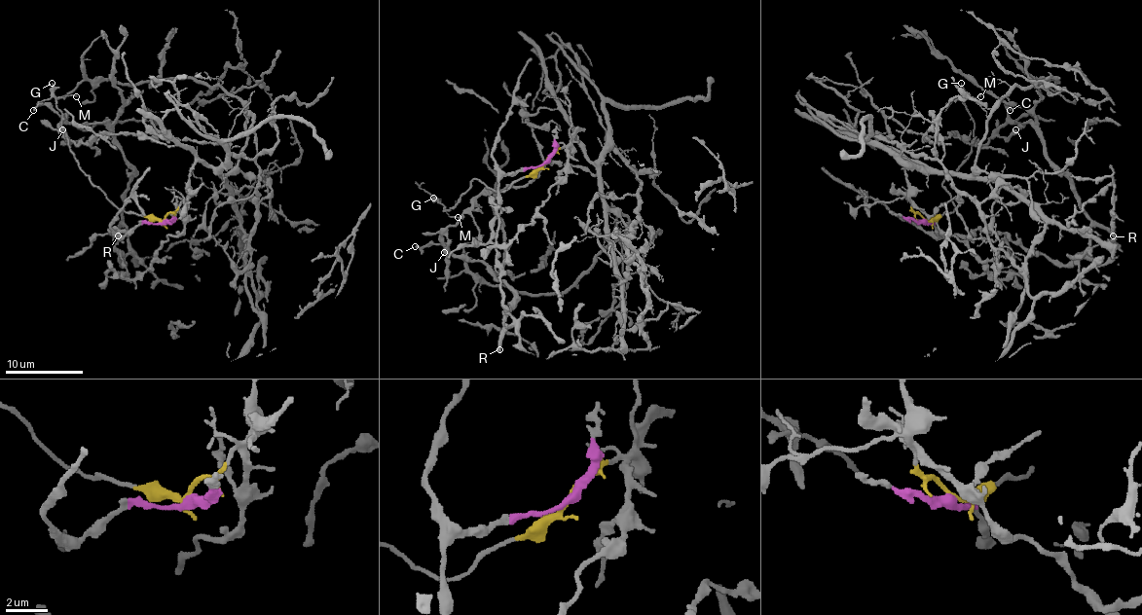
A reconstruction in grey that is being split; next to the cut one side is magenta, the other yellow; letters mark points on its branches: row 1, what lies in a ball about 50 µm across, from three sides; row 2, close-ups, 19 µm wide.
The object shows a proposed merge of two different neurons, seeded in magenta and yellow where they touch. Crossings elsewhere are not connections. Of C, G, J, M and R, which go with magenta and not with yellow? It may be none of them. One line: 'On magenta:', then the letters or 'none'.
On magenta: C, J, R

